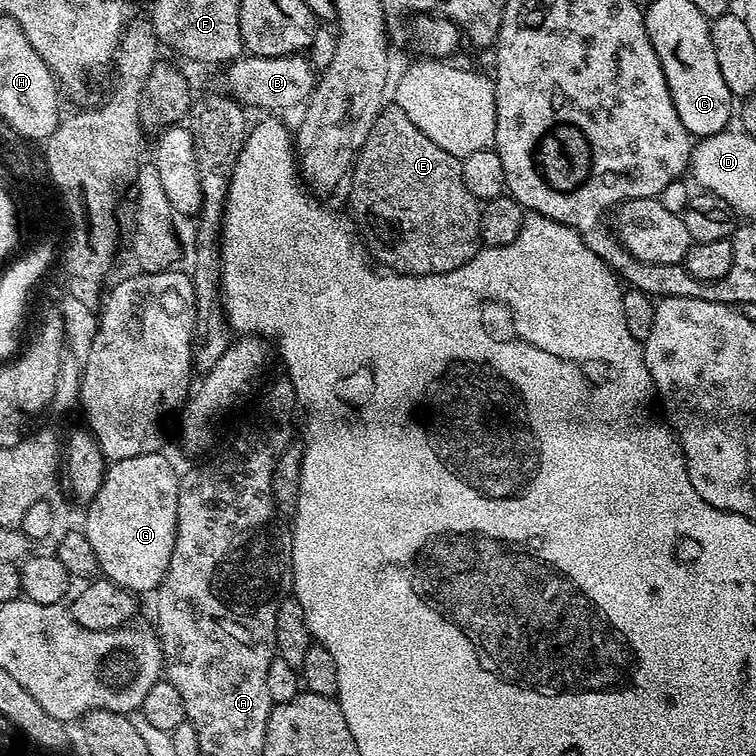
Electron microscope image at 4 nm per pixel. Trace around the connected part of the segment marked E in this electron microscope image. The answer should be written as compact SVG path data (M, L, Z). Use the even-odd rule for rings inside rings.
M388 106L380 113L366 138L366 142L360 148L360 155L356 157L356 163L350 173L353 212L351 215L354 217L355 223L362 229L363 235L366 237L367 247L377 265L393 272L406 272L410 276L433 276L434 274L446 274L458 270L466 262L473 260L481 251L480 210L482 204L481 201L474 198L474 194L470 194L470 190L466 190L466 182L462 182L460 162L461 157L442 150L442 146L438 146L438 142L430 142L430 138L426 138L426 134L422 134L422 130L418 130L418 126L414 126L414 122L410 122L410 118L406 118L406 114L400 108Z

